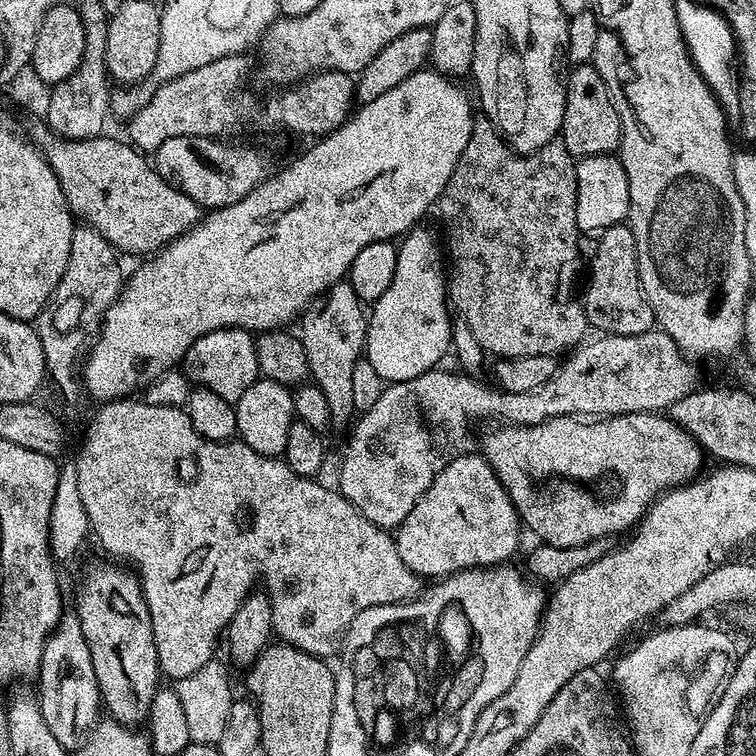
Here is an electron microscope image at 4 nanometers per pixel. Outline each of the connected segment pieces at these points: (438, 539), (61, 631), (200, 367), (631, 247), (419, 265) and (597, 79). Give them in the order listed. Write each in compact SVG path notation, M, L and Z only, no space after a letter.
M475 455L456 456L449 464L447 461L437 472L434 482L420 495L414 510L410 510L408 517L395 529L394 539L402 560L422 578L443 578L454 572L463 572L466 568L499 566L513 559L511 556L520 544L522 521L519 512L496 476L496 469L483 455Z
M65 613L55 630L48 636L36 675L40 680L38 699L46 726L64 748L70 750L77 747L95 727L102 701L97 675L94 674L93 658L89 647L86 646L81 622L75 613Z
M223 328L208 332L192 343L183 363L188 364L187 375L199 387L214 390L218 398L226 398L230 405L235 405L236 400L242 398L242 393L260 376L256 336L247 328Z
M627 223L615 224L595 234L581 235L580 254L586 264L588 260L588 289L585 290L584 296L582 292L582 303L589 325L593 329L597 328L597 333L610 336L637 336L643 332L653 331L656 315L642 290L634 234Z
M417 226L407 233L399 241L396 253L398 254L398 266L394 266L394 282L390 282L390 286L386 289L386 294L382 294L382 298L378 298L376 303L371 305L370 315L368 316L368 339L366 341L366 359L370 362L370 366L374 366L374 370L378 370L378 374L388 384L397 384L398 382L406 382L410 378L418 378L418 374L426 374L433 371L437 367L436 364L444 355L449 355L452 345L452 326L453 317L448 317L449 305L446 303L446 260L442 255L442 244L436 241L436 236L430 229L425 226Z
M595 63L575 65L567 73L566 114L562 118L560 136L566 150L573 158L581 156L607 156L620 147L620 115L616 109L617 101L608 91L602 74L598 74Z

